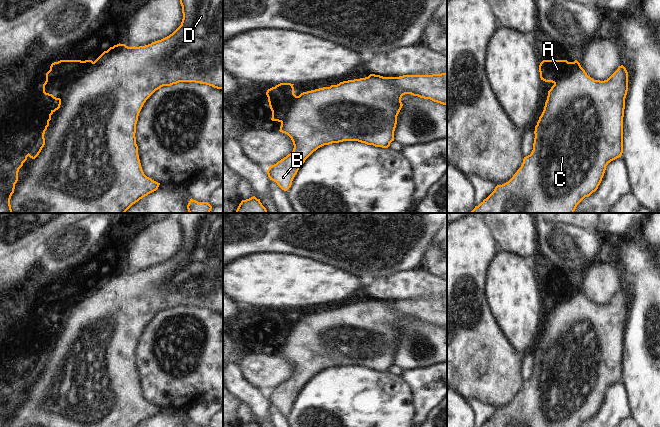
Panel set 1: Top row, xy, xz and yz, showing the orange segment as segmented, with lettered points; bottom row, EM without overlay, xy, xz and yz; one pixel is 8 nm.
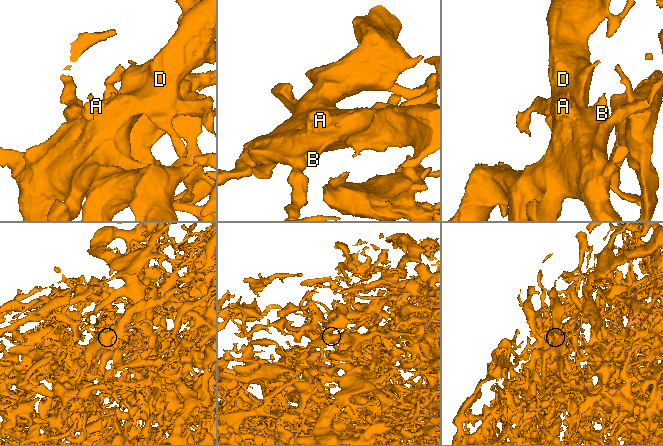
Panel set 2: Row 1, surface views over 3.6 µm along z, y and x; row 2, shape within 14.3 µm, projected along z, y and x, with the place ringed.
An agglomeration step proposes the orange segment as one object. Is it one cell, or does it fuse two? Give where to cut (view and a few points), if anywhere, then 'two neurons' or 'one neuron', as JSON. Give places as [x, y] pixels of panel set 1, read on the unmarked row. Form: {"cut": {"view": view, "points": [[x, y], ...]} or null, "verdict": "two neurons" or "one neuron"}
{"cut": null, "verdict": "one neuron"}

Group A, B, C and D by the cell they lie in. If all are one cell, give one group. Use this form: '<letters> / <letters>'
A B C D

